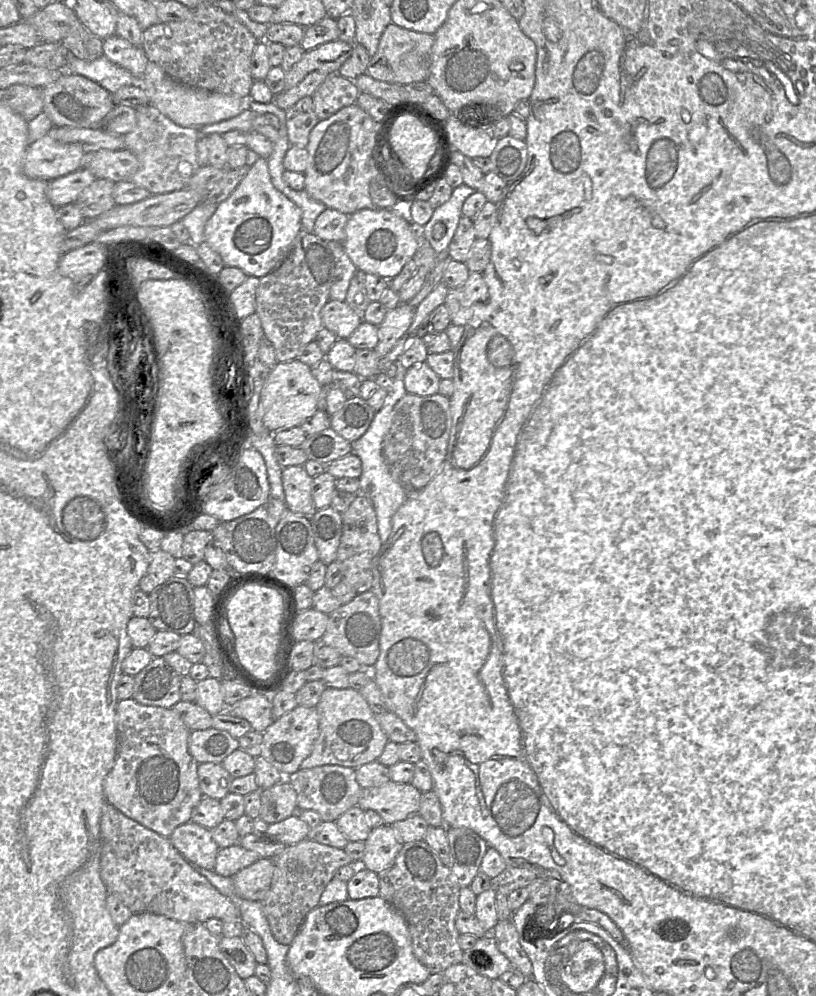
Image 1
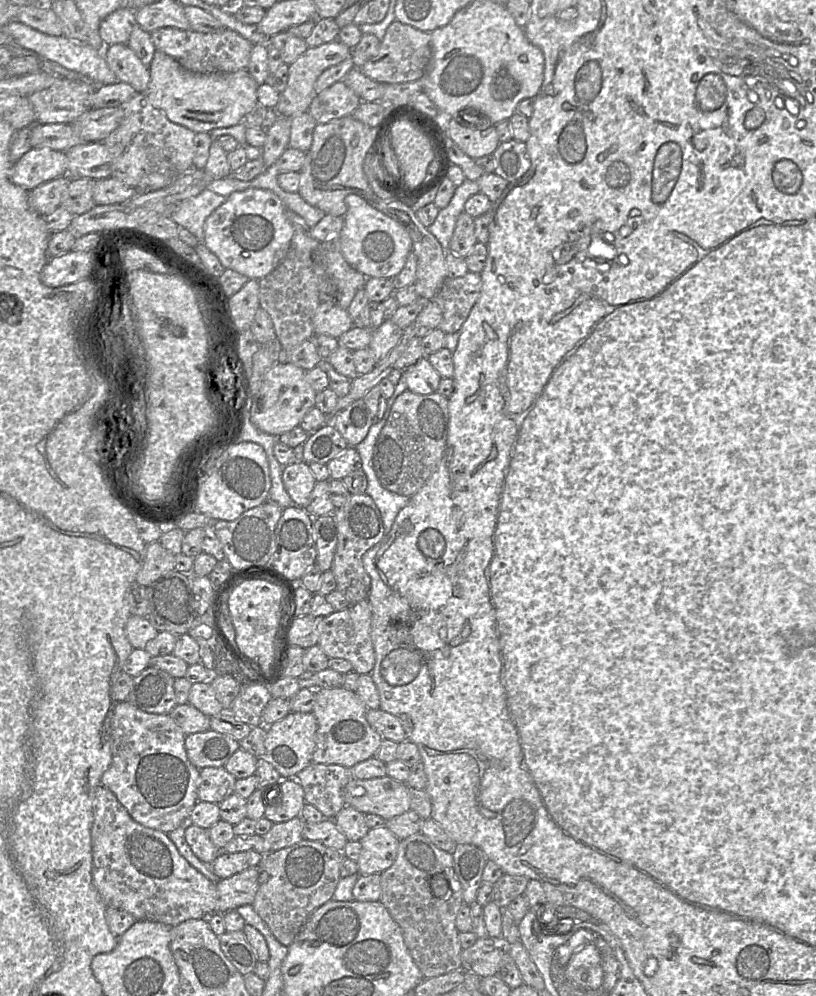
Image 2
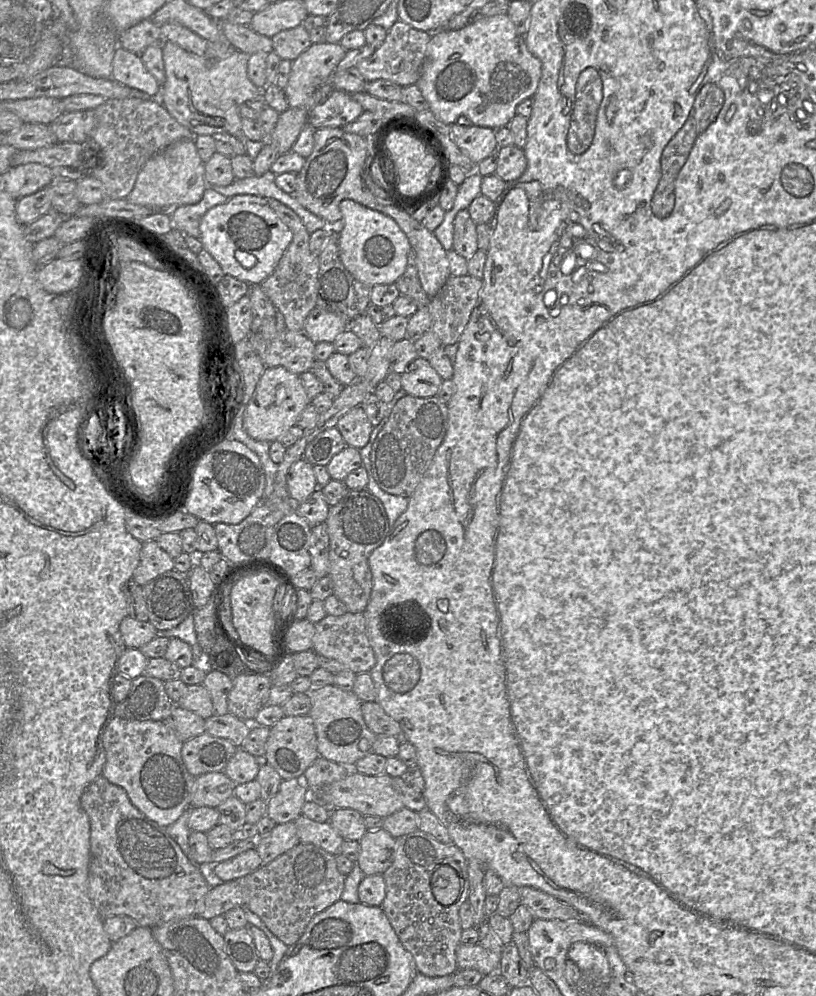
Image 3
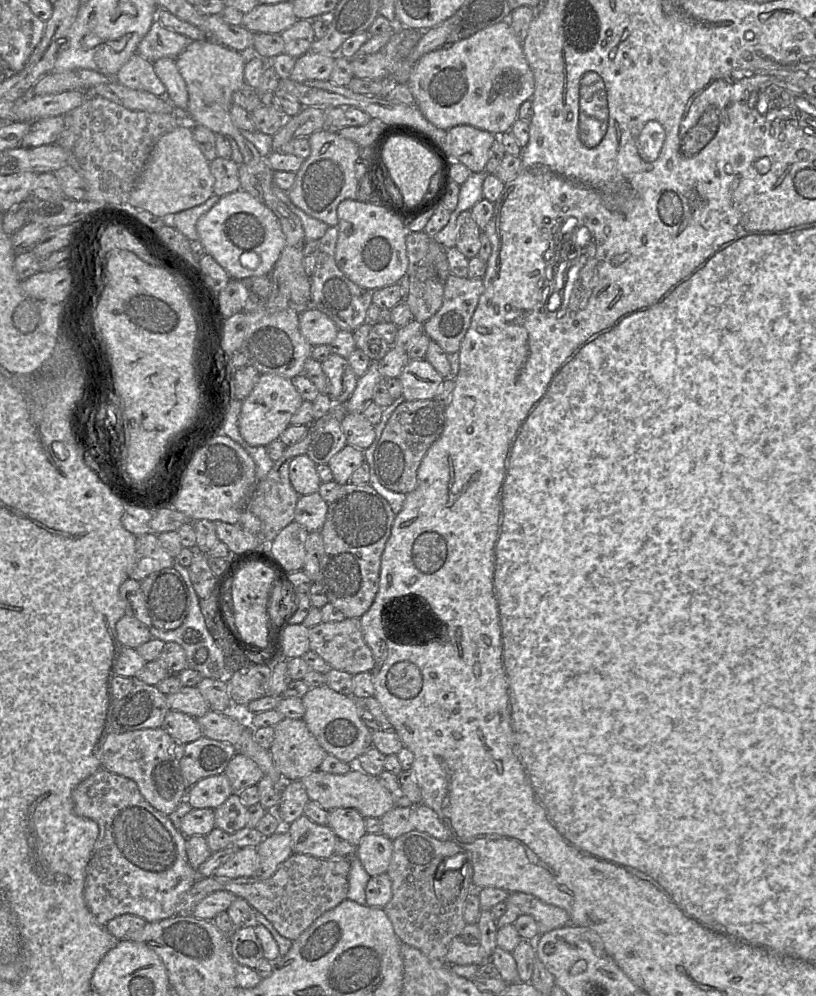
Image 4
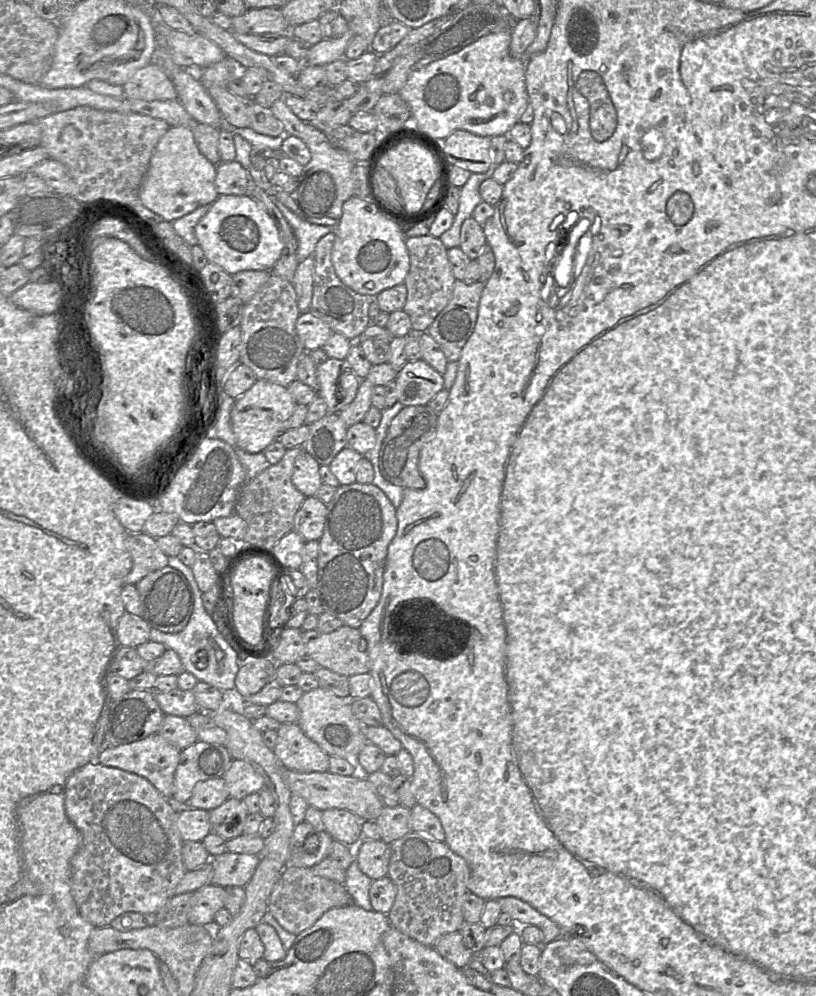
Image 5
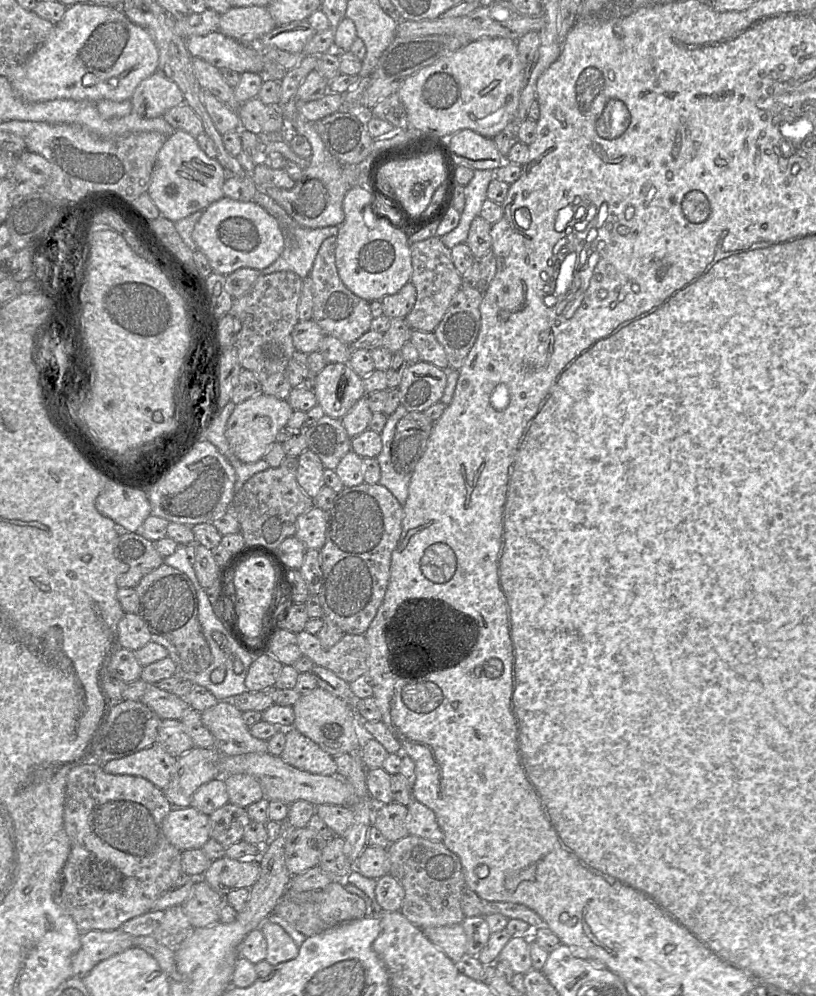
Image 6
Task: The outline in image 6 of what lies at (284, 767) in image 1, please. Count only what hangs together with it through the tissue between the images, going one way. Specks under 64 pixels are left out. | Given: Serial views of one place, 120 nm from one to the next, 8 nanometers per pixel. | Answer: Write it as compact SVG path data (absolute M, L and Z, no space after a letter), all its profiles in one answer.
M296 728L285 730L285 746L281 759L300 770L319 775L336 775L335 758Z

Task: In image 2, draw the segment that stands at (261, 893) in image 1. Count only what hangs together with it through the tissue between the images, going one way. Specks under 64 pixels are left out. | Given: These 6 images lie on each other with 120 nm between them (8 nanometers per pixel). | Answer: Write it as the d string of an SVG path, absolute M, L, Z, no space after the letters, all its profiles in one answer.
M250 867L227 879L219 880L215 886L217 902L215 913L225 914L240 906L251 905L258 890L258 867Z

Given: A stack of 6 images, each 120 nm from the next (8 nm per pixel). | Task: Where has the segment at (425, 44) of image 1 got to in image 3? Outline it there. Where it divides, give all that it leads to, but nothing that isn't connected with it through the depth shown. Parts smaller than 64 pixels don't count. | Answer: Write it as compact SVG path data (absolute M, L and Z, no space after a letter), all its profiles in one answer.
M397 20L387 30L384 42L370 57L359 62L356 67L365 81L384 79L401 87L414 85L420 77L430 39L431 33L415 29L407 23Z

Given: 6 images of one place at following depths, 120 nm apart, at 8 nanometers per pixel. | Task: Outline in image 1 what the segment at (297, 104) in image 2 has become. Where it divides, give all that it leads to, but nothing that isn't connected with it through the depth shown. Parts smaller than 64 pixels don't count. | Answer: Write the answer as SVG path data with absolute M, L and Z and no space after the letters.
M337 39L304 52L301 60L286 73L285 89L296 86L311 72L337 73L350 57L353 46L354 43Z

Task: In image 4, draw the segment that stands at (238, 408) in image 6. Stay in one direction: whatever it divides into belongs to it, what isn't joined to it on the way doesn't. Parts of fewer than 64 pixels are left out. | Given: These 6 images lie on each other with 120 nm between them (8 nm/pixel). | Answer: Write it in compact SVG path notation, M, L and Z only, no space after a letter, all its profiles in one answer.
M260 374L258 382L248 397L243 400L238 419L240 435L251 446L267 446L280 438L291 425L291 418L303 402L292 379L276 374Z

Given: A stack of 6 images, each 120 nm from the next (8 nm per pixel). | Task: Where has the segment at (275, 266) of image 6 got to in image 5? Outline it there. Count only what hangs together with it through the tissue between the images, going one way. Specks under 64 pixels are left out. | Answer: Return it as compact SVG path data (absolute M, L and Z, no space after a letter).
M269 195L277 205L285 219L292 227L298 241L298 263L312 255L317 242L326 234L334 232L334 226L324 226L307 222L286 207L275 196Z

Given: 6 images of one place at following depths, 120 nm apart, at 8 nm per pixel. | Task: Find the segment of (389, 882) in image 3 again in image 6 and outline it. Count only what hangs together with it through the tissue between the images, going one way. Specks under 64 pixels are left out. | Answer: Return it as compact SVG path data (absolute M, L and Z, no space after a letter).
M415 835L390 843L388 873L403 886L405 895L400 912L420 929L461 924L465 918L461 898L466 887L459 857L442 841L433 841Z

